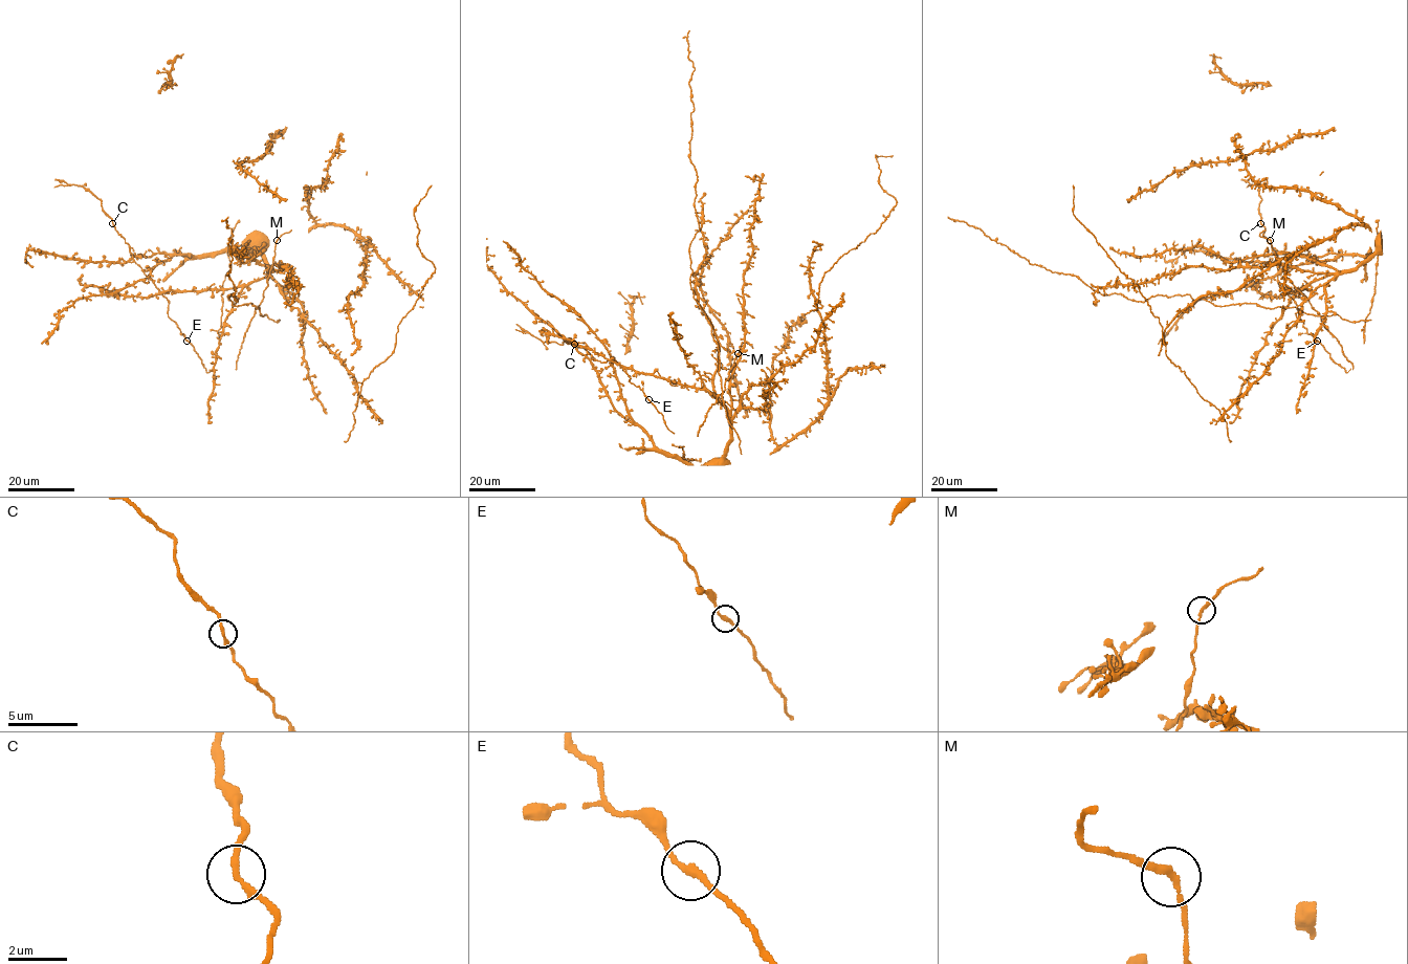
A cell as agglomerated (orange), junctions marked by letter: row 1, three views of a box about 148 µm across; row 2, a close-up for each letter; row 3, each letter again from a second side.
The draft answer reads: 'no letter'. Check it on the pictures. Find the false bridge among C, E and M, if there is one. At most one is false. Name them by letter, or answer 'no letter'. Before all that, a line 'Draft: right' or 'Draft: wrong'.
Draft: right
no letter

